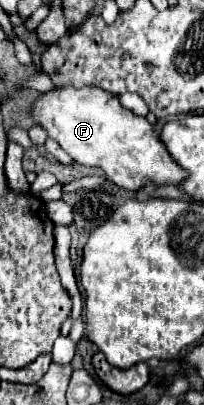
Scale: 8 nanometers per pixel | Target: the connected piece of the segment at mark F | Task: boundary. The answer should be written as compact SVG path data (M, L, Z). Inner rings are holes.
M54 87L34 99L30 117L48 133L50 139L58 141L74 161L100 167L110 181L124 189L138 191L146 181L156 185L178 185L186 177L160 143L146 117L138 117L130 109L122 107L118 97L102 87Z

